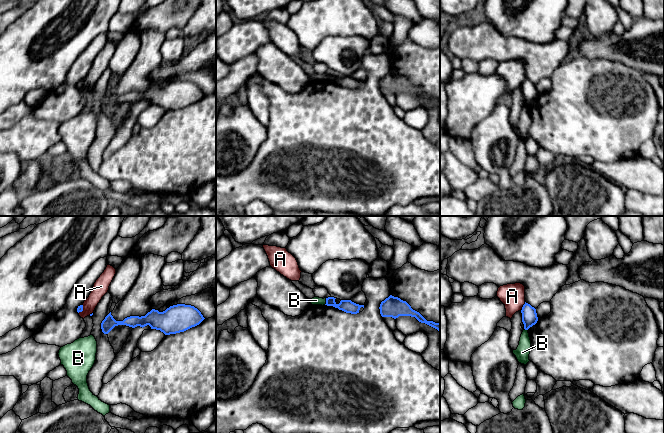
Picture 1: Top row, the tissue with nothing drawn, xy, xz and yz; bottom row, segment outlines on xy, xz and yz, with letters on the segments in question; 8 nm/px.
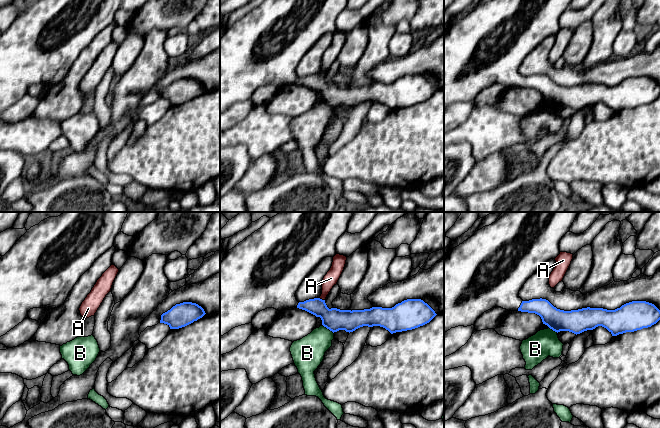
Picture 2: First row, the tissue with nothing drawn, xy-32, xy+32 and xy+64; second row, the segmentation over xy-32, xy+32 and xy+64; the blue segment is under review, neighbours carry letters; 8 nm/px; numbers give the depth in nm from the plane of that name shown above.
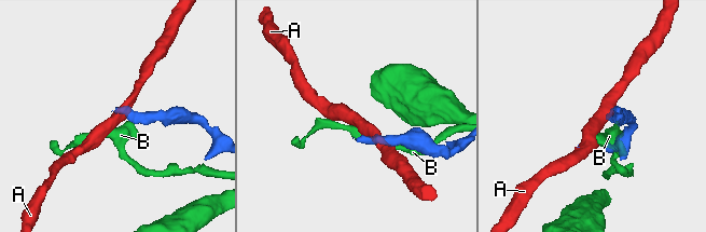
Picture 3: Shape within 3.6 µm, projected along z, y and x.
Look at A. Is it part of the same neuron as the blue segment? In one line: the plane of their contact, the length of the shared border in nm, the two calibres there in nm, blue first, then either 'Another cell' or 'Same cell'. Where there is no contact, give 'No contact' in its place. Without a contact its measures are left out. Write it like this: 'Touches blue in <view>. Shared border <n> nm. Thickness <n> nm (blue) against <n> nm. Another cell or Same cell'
Touches blue in yz. Shared border 70 nm. Thickness 130 nm (blue) against 190 nm. Another cell

